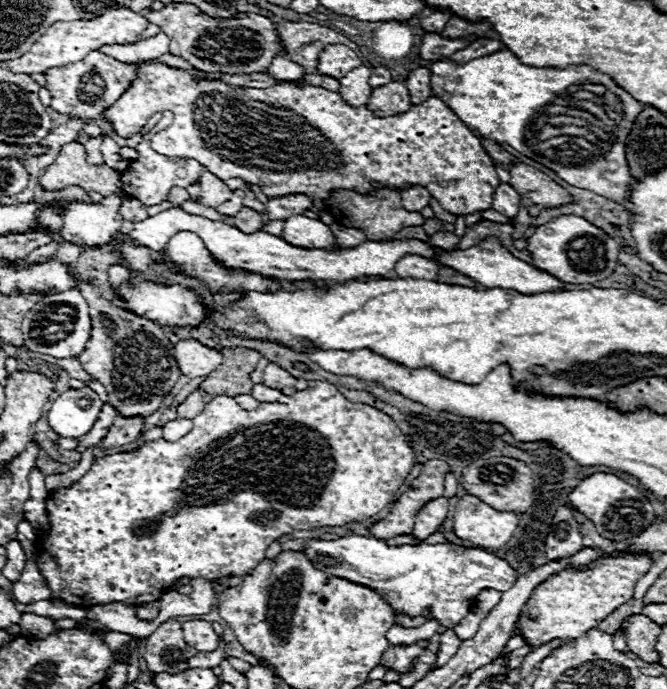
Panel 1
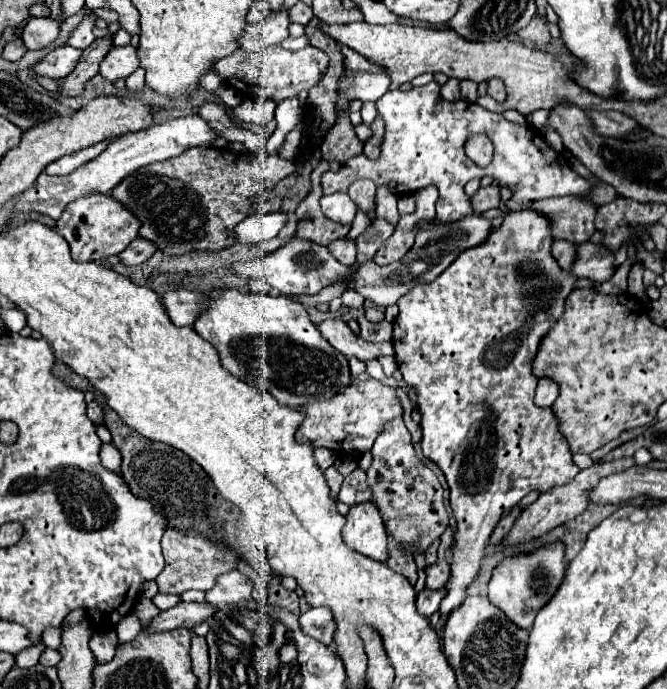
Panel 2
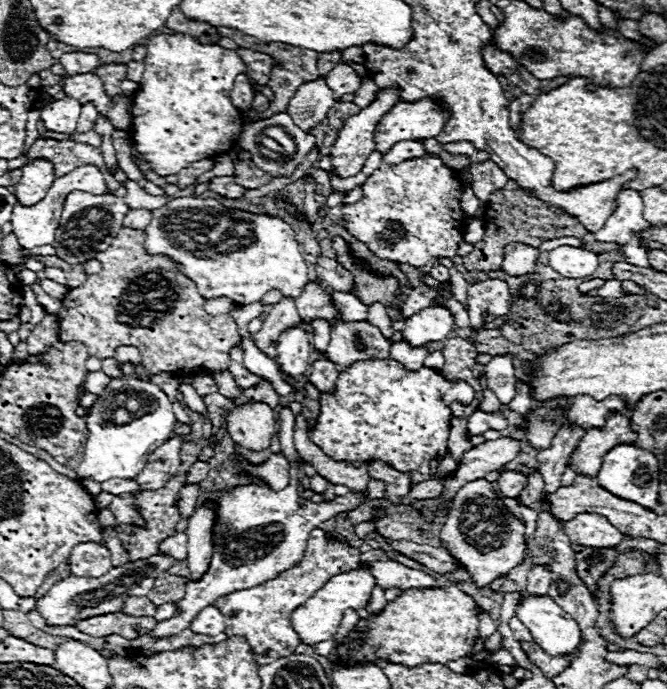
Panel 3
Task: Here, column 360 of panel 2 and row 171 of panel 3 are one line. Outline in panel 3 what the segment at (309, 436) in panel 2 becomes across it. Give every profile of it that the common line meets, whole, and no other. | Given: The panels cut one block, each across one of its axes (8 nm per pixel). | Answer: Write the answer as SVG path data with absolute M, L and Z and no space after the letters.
M434 154L382 166L366 178L362 198L342 206L344 228L376 256L420 268L426 262L456 256L464 226L460 194L462 184L456 172Z

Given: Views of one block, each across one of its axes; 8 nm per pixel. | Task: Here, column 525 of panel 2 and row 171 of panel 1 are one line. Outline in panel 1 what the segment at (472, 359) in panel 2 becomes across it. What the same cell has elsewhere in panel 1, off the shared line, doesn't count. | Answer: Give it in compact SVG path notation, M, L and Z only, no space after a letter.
M142 62L136 66L140 80L106 112L118 136L130 138L156 112L170 110L174 122L170 126L170 150L166 154L194 158L220 180L240 178L246 184L260 186L268 198L306 194L318 200L326 200L334 190L368 194L380 188L402 192L412 186L422 186L446 212L456 216L492 208L492 192L500 186L496 164L484 150L480 138L474 136L440 98L428 98L424 104L412 106L408 112L396 116L376 116L366 104L354 108L346 104L338 92L320 86L282 82L258 90L228 86L220 80L194 78L188 72L172 70L162 64Z

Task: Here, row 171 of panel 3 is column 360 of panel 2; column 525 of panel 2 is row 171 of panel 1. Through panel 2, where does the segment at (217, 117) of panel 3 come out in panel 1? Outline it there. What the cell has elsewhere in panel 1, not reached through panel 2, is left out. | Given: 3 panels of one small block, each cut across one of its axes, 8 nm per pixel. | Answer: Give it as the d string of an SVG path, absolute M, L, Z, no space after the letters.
M164 112L162 118L160 118L160 122L144 136L144 140L142 140L138 146L134 146L134 150L138 152L138 158L128 166L126 172L122 172L122 178L120 178L126 196L136 196L136 200L140 200L140 202L146 204L146 206L154 206L154 204L166 202L166 200L168 200L168 190L170 190L172 186L188 188L188 186L190 186L192 182L196 182L196 180L200 178L200 174L206 170L206 168L204 168L200 162L196 162L196 160L170 158L170 156L162 156L162 154L158 154L158 152L152 150L150 138L152 138L156 132L168 128L168 126L172 124L172 118L174 118L172 112Z

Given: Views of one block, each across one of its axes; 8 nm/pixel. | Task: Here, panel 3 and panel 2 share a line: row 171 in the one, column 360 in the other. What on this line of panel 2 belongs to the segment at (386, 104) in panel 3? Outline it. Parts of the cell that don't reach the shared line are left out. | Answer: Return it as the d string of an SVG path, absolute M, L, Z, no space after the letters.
M324 320L324 322L318 324L318 330L348 360L356 356L358 360L368 362L372 358L392 356L394 354L394 348L392 348L390 342L372 344L372 342L364 340L360 334L354 334L344 320Z

